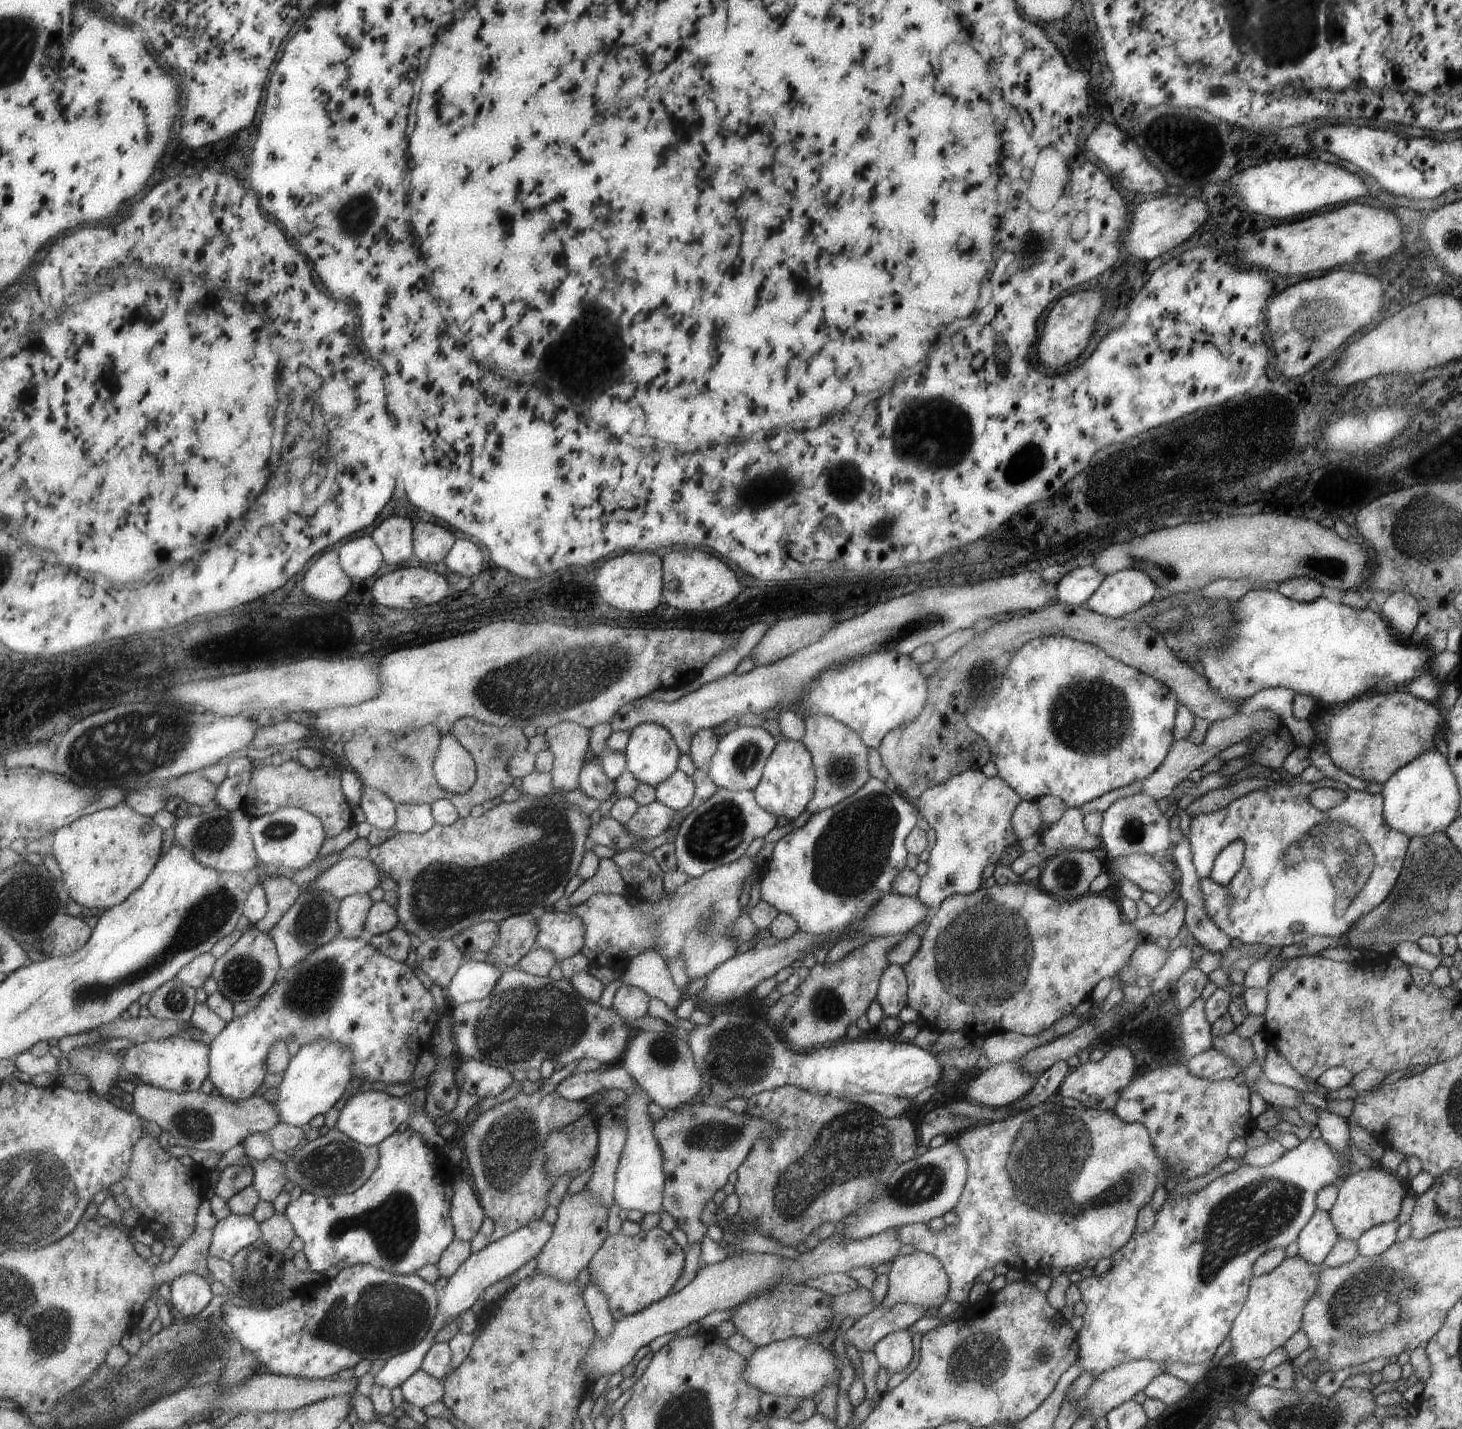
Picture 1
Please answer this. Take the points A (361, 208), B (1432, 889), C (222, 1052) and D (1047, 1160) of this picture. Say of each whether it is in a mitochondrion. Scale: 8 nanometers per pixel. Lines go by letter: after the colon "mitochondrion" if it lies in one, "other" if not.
A: mitochondrion
B: mitochondrion
C: other
D: mitochondrion

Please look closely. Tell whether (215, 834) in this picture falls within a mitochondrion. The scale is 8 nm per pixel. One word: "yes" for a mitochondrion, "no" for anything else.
yes

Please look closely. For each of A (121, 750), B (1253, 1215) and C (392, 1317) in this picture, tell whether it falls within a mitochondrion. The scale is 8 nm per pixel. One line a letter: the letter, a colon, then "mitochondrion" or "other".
A: mitochondrion
B: mitochondrion
C: mitochondrion

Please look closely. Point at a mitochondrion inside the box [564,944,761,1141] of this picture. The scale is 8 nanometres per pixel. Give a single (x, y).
(663, 1052)

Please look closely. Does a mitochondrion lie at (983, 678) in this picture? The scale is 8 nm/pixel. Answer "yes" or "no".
yes

